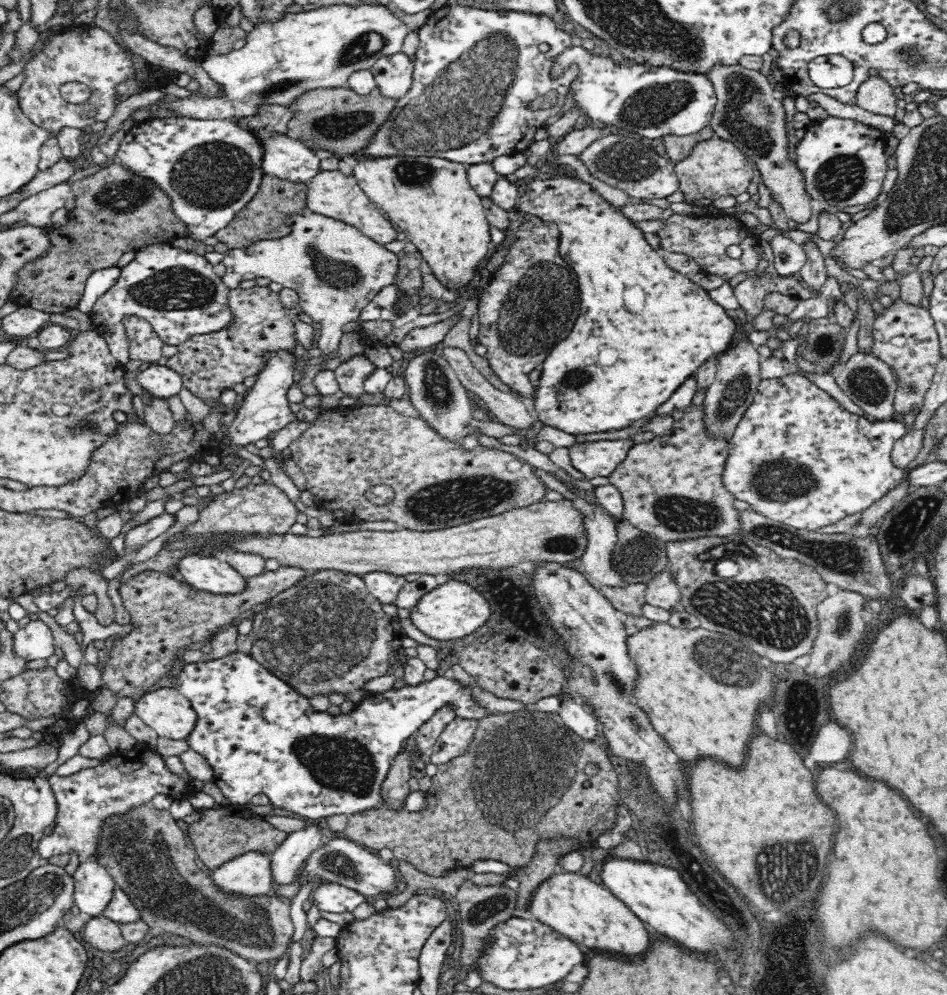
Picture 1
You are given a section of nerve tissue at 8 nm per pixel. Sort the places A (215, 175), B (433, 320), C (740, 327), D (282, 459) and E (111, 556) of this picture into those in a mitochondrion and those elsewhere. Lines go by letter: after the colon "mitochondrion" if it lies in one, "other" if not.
A: mitochondrion
B: other
C: other
D: other
E: other

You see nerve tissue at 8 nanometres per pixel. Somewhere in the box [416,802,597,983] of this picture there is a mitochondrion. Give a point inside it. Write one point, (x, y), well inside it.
(488, 908)

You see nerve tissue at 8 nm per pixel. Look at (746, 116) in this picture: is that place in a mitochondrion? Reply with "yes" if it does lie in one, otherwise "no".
yes

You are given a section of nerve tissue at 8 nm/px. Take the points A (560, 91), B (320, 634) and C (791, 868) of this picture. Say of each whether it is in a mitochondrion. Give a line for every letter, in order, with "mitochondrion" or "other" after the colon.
A: other
B: mitochondrion
C: mitochondrion

